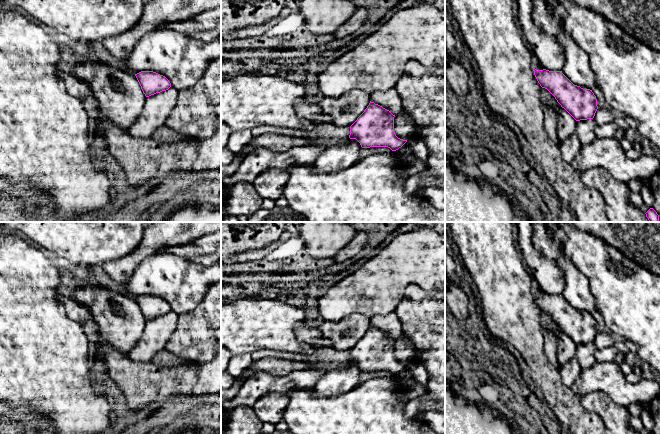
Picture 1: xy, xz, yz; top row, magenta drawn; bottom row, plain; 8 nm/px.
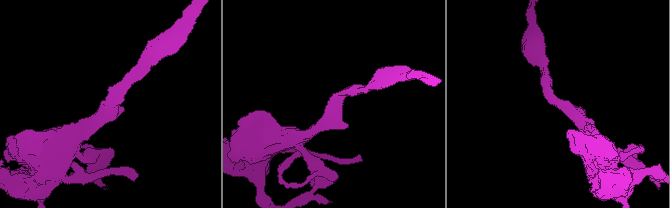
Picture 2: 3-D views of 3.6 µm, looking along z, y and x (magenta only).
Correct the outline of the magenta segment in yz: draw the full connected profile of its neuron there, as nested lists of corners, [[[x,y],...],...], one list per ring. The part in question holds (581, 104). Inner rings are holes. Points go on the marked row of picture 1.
[[[533,67],[534,75],[542,88],[547,89],[576,121],[593,119],[598,109],[597,99],[592,90],[583,89],[574,85],[562,71],[549,71],[546,69],[536,70]]]

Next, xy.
[[[141,71],[135,74],[146,97],[166,91],[171,87],[170,81],[153,71]]]

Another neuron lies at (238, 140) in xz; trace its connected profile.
[[[250,131],[232,132],[227,147],[233,153],[239,153],[246,145],[252,141],[253,137]]]

